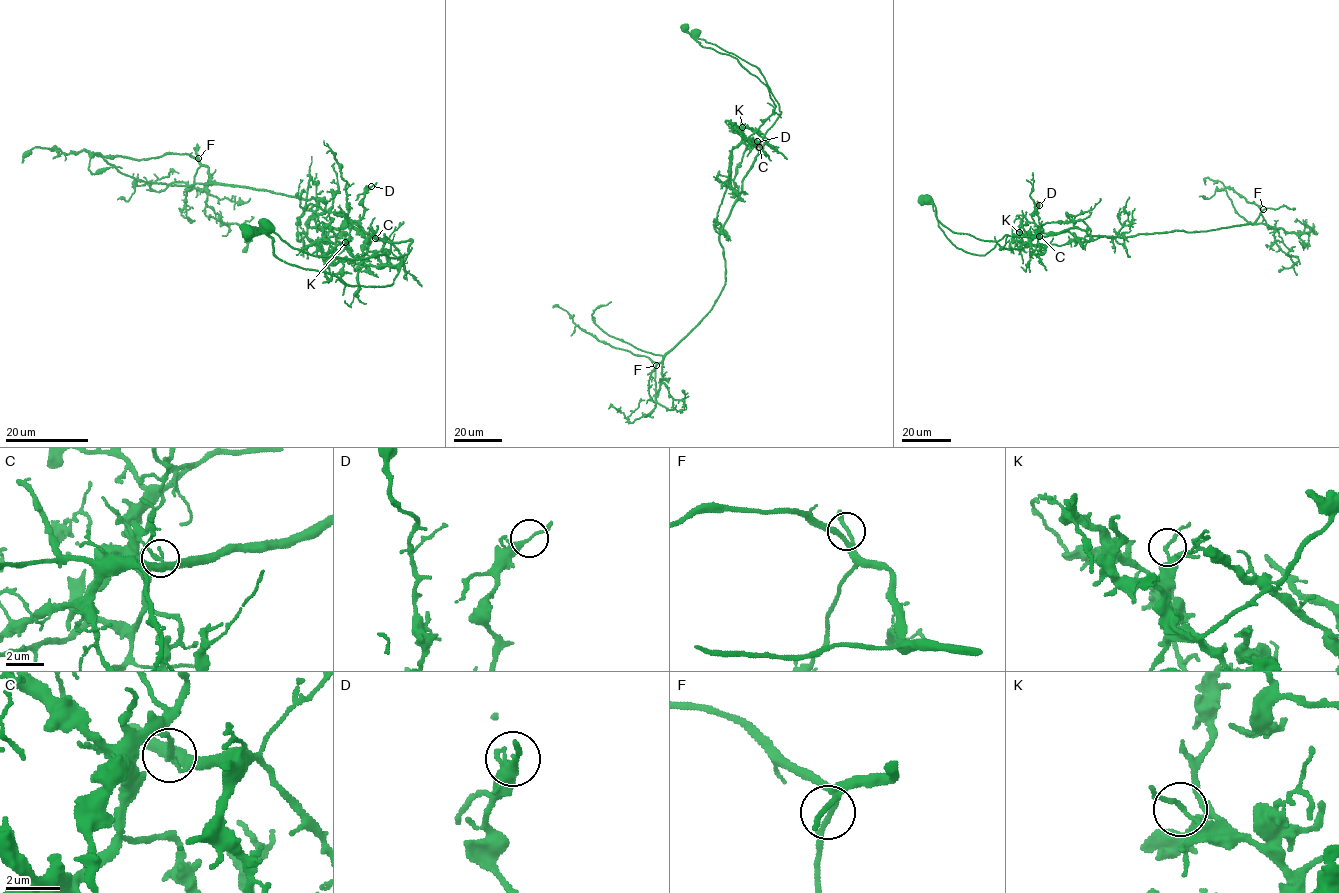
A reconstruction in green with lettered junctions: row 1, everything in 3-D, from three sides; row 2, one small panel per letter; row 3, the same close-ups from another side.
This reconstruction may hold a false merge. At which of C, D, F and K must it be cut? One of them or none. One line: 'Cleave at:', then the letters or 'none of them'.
Cleave at: C

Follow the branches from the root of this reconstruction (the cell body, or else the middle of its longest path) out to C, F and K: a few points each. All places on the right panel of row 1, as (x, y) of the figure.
C: (926, 199), (933, 203), (941, 224), (953, 232), (994, 241), (1005, 235), (1039, 236)
F: (926, 199), (953, 232), (994, 241), (1075, 228), (1119, 237), (1204, 231), (1253, 223), (1263, 209)
K: (926, 199), (934, 204), (943, 232), (963, 251), (984, 255), (997, 244), (1027, 246), (1029, 239), (1019, 232)

